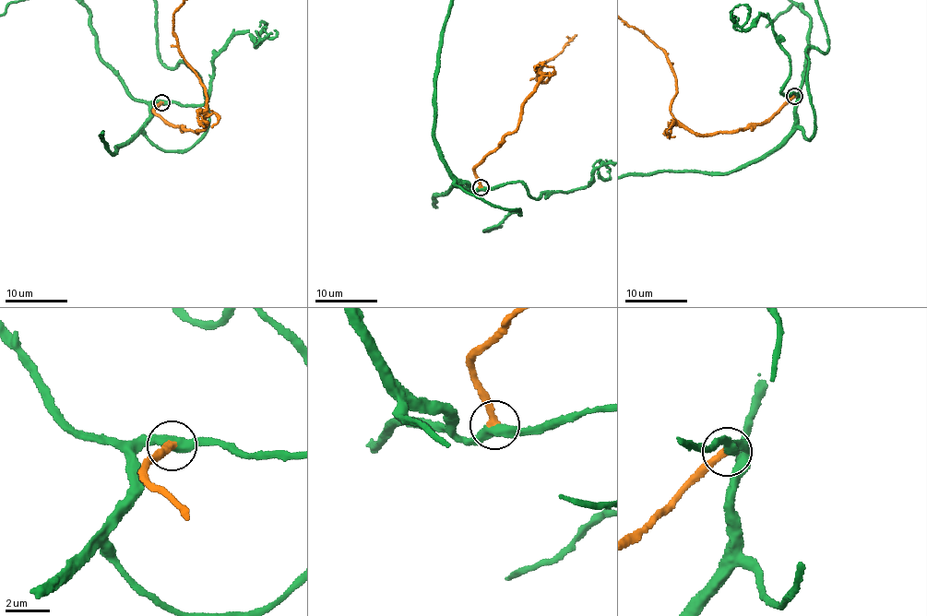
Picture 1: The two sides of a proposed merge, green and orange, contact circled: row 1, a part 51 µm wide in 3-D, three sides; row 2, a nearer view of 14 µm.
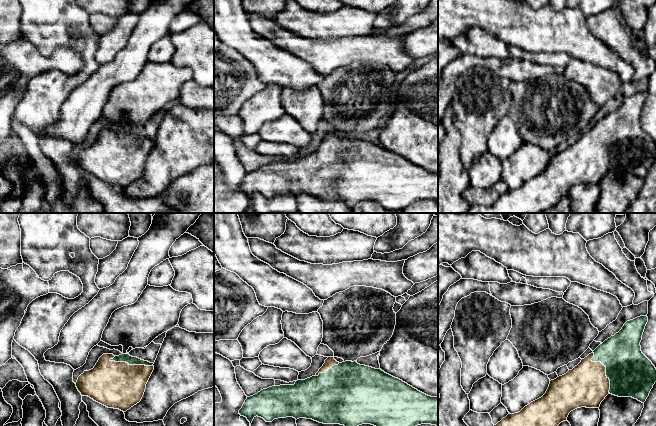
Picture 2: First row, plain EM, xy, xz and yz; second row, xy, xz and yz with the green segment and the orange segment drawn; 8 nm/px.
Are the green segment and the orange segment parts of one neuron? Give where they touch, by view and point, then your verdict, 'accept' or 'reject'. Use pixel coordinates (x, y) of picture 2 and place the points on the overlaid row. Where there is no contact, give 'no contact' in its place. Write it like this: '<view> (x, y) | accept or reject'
yz (606, 369) | accept

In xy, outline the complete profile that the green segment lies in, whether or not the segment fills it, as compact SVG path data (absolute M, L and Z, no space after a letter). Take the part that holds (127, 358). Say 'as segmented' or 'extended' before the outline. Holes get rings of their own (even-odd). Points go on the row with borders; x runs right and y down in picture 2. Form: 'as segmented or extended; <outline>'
extended; M103 354L94 368L84 371L75 384L82 396L126 412L141 401L153 364L129 354Z

